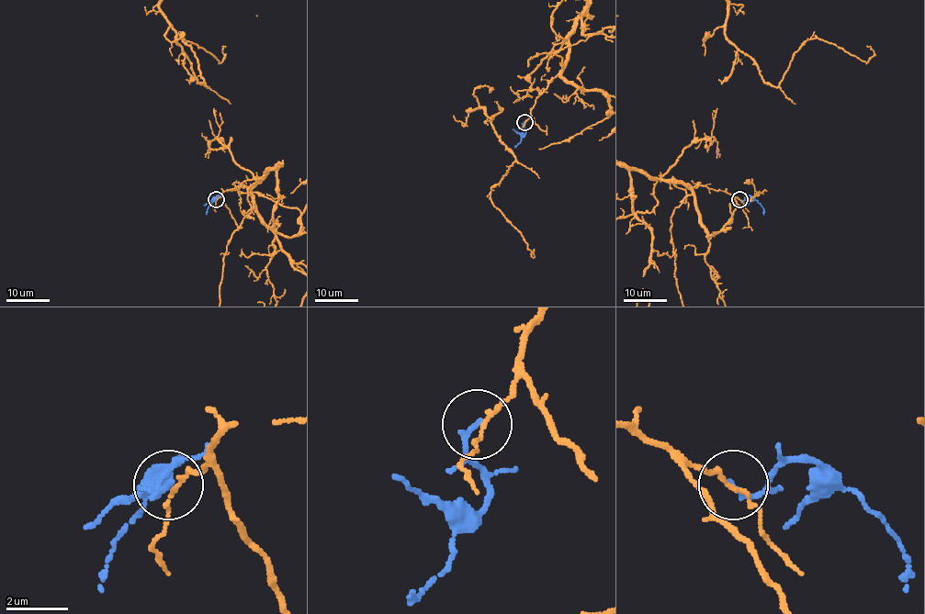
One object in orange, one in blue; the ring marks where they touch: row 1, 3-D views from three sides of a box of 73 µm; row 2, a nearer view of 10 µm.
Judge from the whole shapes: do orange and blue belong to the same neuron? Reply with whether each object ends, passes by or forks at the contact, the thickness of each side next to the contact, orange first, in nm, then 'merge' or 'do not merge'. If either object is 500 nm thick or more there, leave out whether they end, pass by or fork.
orange passes by | blue ends | 120/190 nm | do not merge

